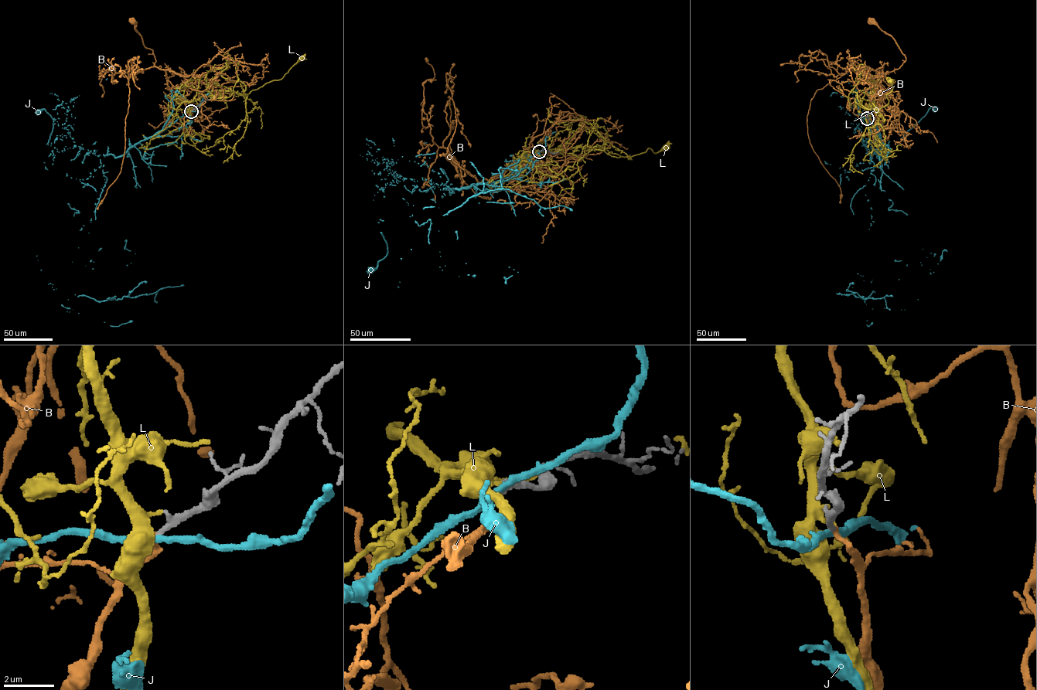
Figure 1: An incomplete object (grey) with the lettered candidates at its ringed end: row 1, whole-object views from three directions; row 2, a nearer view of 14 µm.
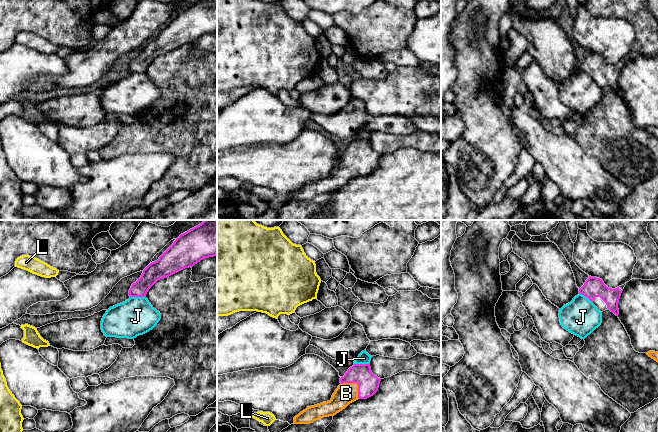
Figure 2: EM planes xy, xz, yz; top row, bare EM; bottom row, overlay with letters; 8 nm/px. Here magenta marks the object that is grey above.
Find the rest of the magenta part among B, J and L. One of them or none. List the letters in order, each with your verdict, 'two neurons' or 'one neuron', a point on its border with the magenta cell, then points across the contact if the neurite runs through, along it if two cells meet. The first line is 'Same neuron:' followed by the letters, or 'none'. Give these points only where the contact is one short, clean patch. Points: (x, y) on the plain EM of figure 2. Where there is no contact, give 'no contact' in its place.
Same neuron: B
B: one neuron | xz (356, 158) | across xz (368, 160), (356, 158), (346, 169)
J: two neurons | xy (138, 72) | along xy (130, 72), (145, 73)
L: two neurons | no contact

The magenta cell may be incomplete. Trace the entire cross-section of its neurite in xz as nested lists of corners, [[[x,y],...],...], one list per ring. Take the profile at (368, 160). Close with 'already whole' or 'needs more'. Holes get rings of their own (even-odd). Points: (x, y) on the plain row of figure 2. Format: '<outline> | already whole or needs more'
[[[354,140],[340,154],[340,161],[330,177],[307,183],[294,193],[294,200],[310,200],[324,193],[334,192],[350,179],[373,172],[381,155],[375,152],[370,140]]] | needs more

